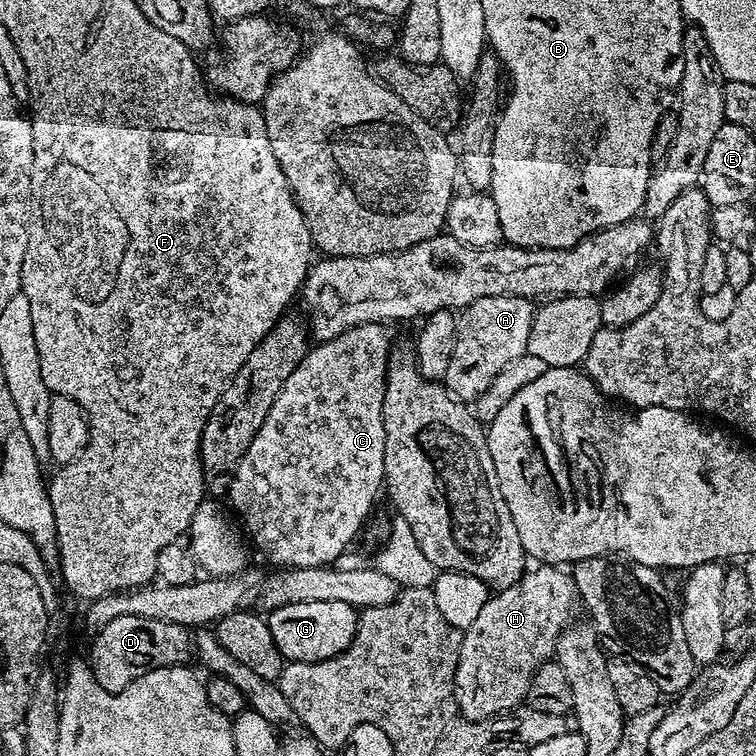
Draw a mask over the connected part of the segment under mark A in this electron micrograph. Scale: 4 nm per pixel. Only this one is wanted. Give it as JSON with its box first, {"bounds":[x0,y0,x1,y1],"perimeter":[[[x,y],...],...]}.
{"bounds":[442,296,534,401],"perimeter":[[[527,296],[478,298],[478,302],[459,309],[454,354],[450,354],[450,370],[446,370],[442,381],[444,387],[457,400],[477,401],[505,366],[528,354],[533,315],[534,304]]]}

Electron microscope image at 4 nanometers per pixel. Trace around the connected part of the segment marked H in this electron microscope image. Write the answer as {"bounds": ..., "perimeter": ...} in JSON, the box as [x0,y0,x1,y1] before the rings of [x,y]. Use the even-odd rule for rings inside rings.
{"bounds":[456,566,578,720],"perimeter":[[[536,566],[517,584],[504,588],[500,593],[489,595],[486,606],[470,626],[463,629],[460,657],[456,667],[456,707],[466,720],[491,720],[505,712],[511,712],[524,704],[530,678],[542,665],[553,659],[556,643],[564,629],[569,627],[572,611],[578,608],[576,584],[571,575],[560,566]]]}

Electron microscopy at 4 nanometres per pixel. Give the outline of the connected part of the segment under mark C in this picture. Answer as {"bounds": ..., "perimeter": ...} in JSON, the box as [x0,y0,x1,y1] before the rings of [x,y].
{"bounds":[226,324,394,569],"perimeter":[[[362,324],[338,334],[333,340],[326,340],[309,347],[302,362],[286,378],[278,398],[274,398],[274,406],[270,406],[270,414],[266,414],[266,422],[262,422],[262,430],[254,434],[254,442],[242,454],[236,471],[232,473],[226,489],[227,499],[232,499],[231,507],[235,515],[242,521],[242,528],[250,537],[251,543],[256,544],[274,560],[278,566],[289,569],[332,566],[348,548],[348,543],[355,538],[364,522],[376,495],[381,495],[384,488],[384,459],[386,458],[386,426],[384,425],[384,391],[388,381],[388,361],[394,345],[388,337],[387,327],[378,324]]]}

